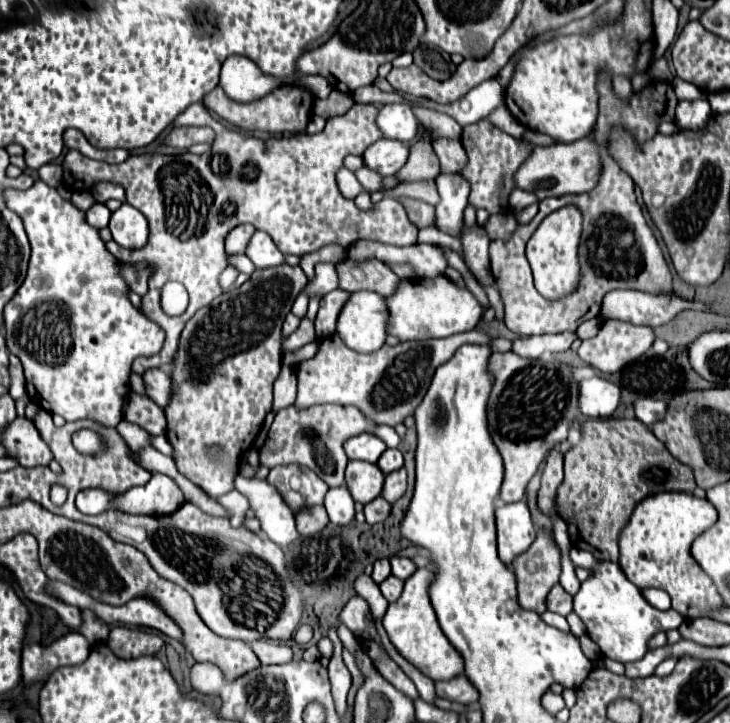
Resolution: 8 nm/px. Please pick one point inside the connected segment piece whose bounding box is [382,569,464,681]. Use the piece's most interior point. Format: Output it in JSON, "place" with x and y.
{"place":[410,622]}

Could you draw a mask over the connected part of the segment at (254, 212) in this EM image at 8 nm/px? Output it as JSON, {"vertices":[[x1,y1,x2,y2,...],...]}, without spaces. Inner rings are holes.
{"vertices":[[202,103,190,105,182,115,186,115,186,125,206,125,214,129,216,137,212,143,210,153,202,155,130,155,124,163,110,165,104,161,94,161,88,157,82,157,78,151,68,151,64,157,64,187,70,191,82,191,84,187,90,189,98,181,112,181,120,183,126,189,126,203,136,207,150,223,150,237,148,243,140,249,124,249,114,240,106,243,106,249,124,263,136,263,136,261,148,261,154,263,156,273,150,277,150,289,142,297,142,315,146,315,150,321,160,325,166,331,166,341,160,349,160,353,152,357,138,357,132,363,132,371,142,375,142,371,150,367,160,367,164,363,172,363,180,333,186,325,186,321,200,309,206,307,212,299,216,299,222,289,218,285,220,273,226,269,226,253,224,253,224,239,230,229,234,229,240,223,252,223,256,229,266,231,276,247,282,253,292,255,306,255,312,253,324,245,340,243,342,247,350,247,358,239,376,239,382,243,391,245,414,245,418,229,410,223,404,207,396,199,385,198,374,205,370,211,358,211,350,199,344,199,336,185,336,171,342,167,342,159,346,155,362,155,368,145,382,139,382,133,376,129,374,123,366,123,366,119,360,119,360,111,354,111,354,107,342,115,326,121,326,127,316,133,298,133,290,137,272,137,272,139,256,139,250,135,242,135,238,131,226,129,222,123,218,123,208,109],[166,281,180,281,190,295,190,305,186,313,180,317,168,317,160,309,160,289]]}

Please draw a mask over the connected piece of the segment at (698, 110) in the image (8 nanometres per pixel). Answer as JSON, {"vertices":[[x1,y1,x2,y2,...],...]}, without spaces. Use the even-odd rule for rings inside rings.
{"vertices":[[706,99,680,101,676,107,676,125,680,129,698,131,698,129,706,127,710,115,712,115,712,109,710,109,710,103]]}

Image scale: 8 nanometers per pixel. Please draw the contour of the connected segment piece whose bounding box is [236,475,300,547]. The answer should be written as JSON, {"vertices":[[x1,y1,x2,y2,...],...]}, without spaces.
{"vertices":[[242,475,236,477,236,489,246,495,250,507,256,509,254,515,262,525,262,531,280,547,294,543,300,535,296,531,294,513,282,499,276,487,266,483,264,479,246,479]]}

